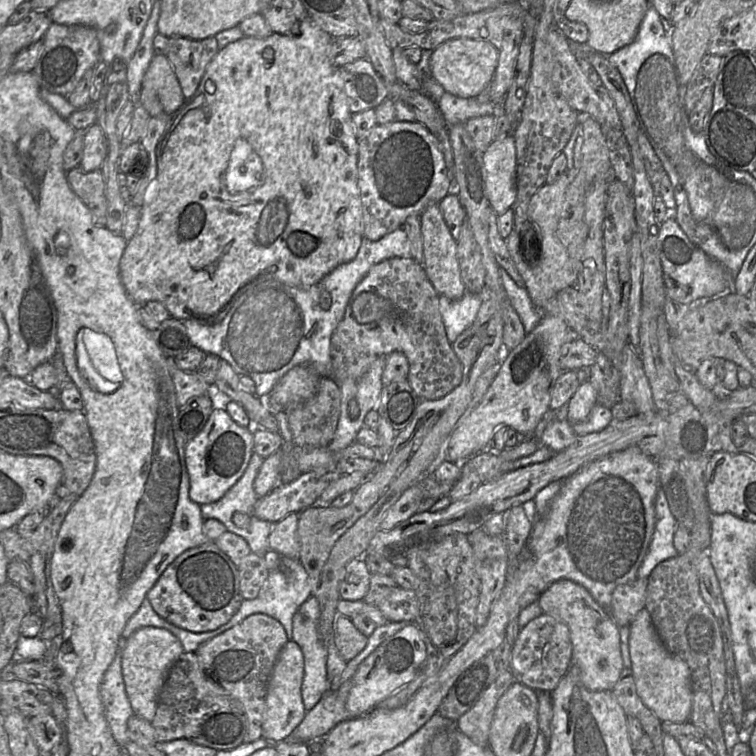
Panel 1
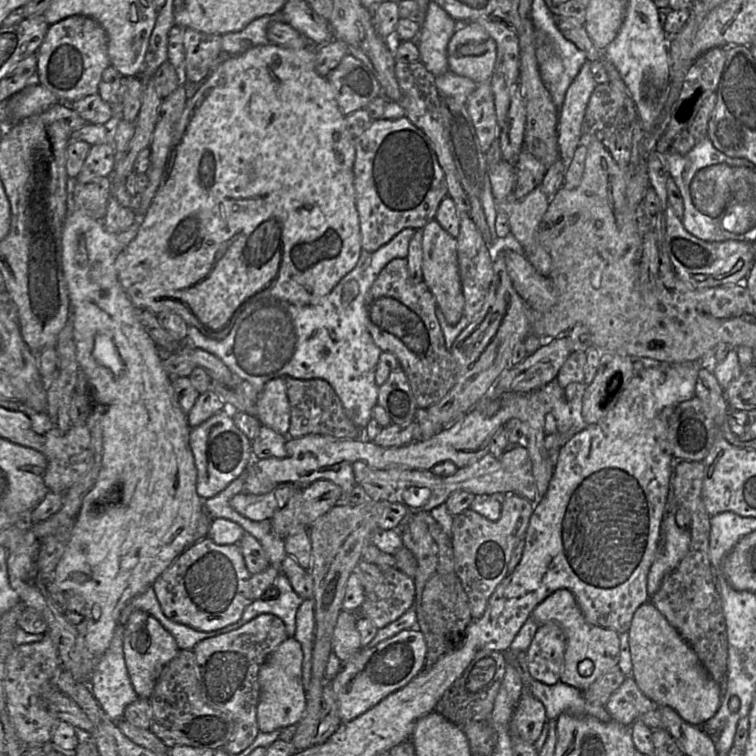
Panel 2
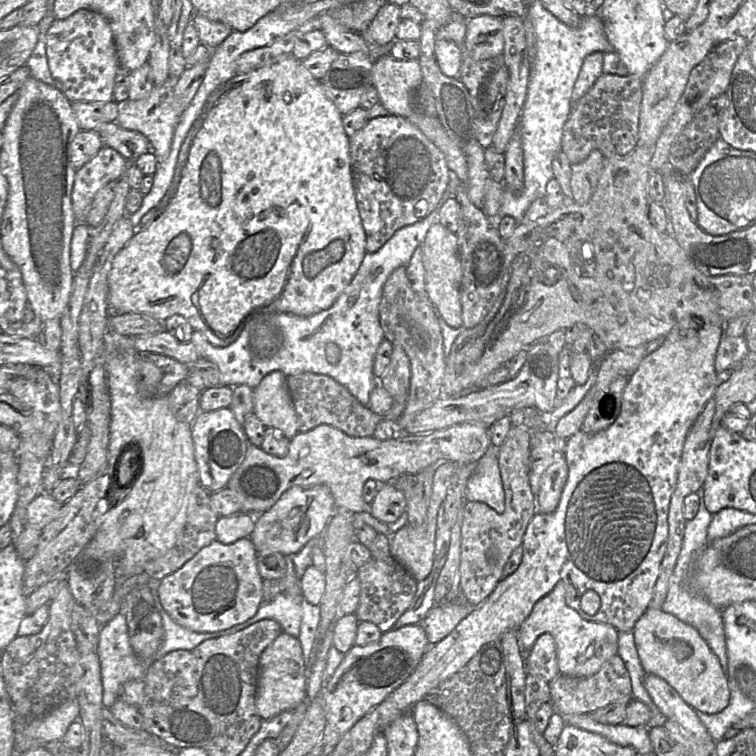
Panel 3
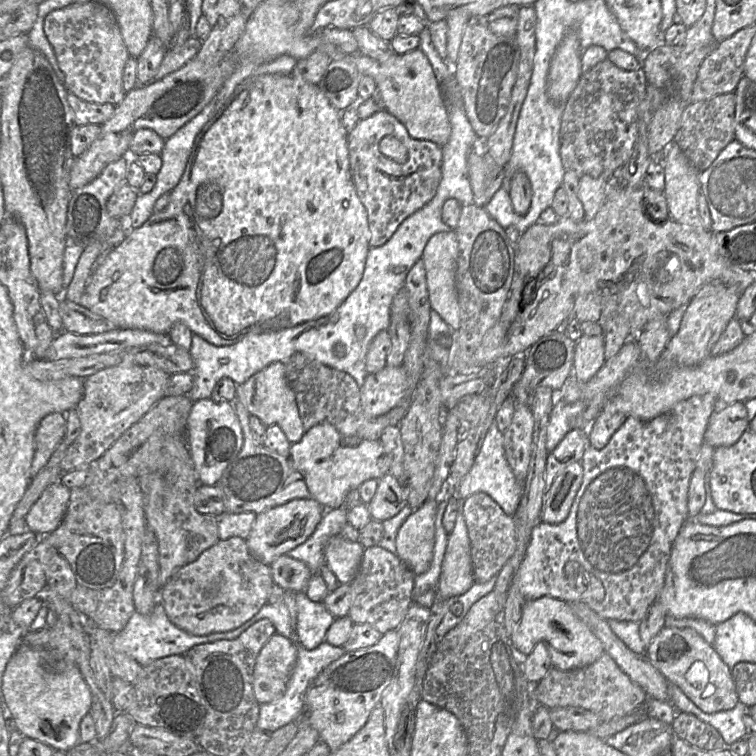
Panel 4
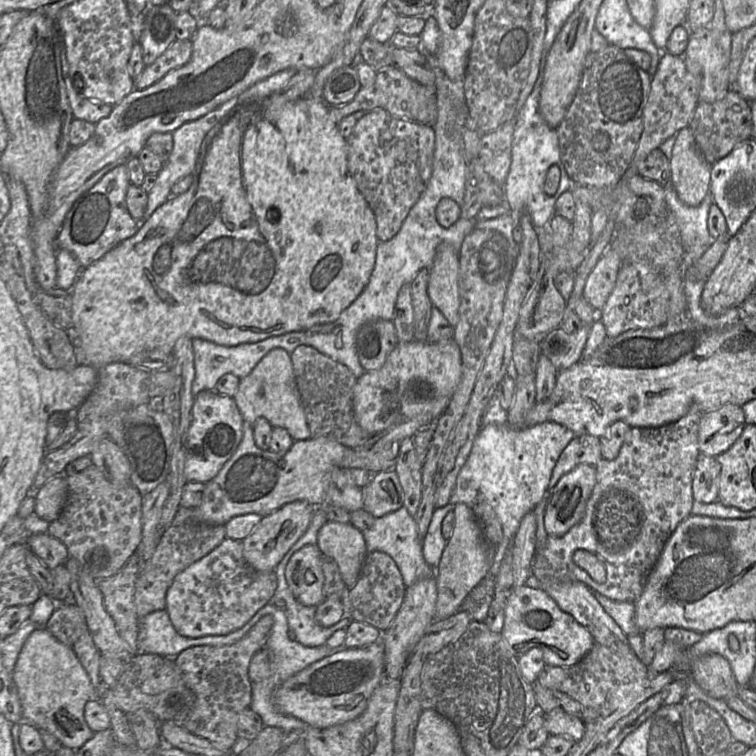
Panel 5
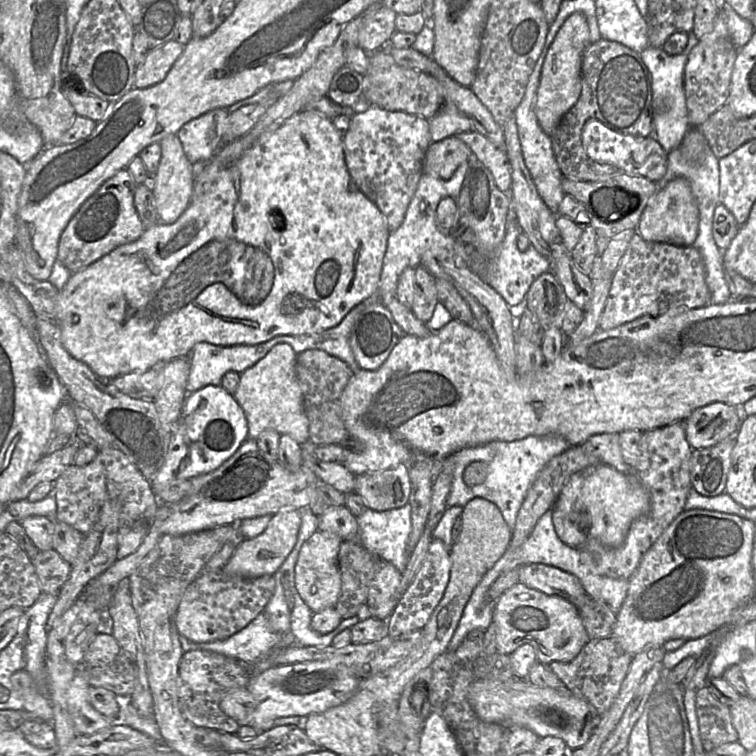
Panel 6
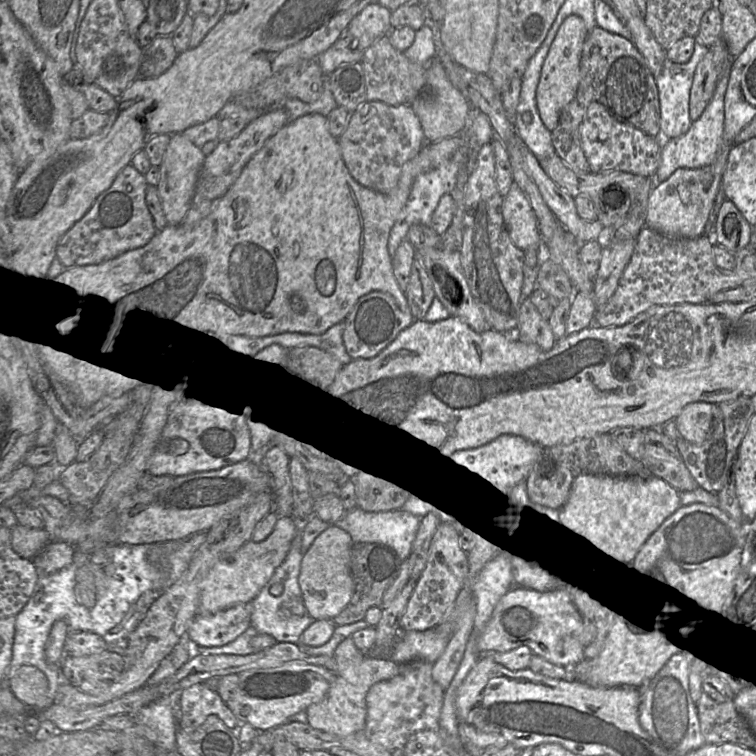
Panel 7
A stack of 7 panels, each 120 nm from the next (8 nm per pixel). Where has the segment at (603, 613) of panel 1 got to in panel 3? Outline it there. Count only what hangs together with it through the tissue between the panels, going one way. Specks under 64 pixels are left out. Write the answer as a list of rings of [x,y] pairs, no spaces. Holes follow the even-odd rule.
[[[557,584],[549,594],[536,603],[519,629],[520,644],[524,651],[529,652],[540,635],[550,633],[556,642],[560,673],[571,677],[588,677],[598,672],[607,660],[618,653],[619,631],[612,625],[583,619],[575,609],[567,605],[566,588],[562,585]]]

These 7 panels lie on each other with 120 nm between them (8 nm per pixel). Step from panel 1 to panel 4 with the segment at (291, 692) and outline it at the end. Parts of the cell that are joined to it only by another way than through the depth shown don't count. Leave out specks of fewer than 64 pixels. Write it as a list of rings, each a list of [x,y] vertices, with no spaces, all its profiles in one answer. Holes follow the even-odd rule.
[[[275,633],[265,643],[253,671],[253,693],[260,705],[284,695],[296,659],[297,647],[293,640]]]

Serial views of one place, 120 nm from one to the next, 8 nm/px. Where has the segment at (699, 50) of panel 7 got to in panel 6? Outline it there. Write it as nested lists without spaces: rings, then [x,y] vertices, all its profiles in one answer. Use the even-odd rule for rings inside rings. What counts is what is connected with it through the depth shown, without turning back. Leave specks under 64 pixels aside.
[[[692,31],[688,33],[688,43],[681,54],[669,55],[662,48],[655,47],[647,47],[640,53],[642,60],[652,76],[653,136],[667,153],[679,147],[684,136],[691,127],[686,104],[684,72],[688,56],[698,42],[699,38]]]

